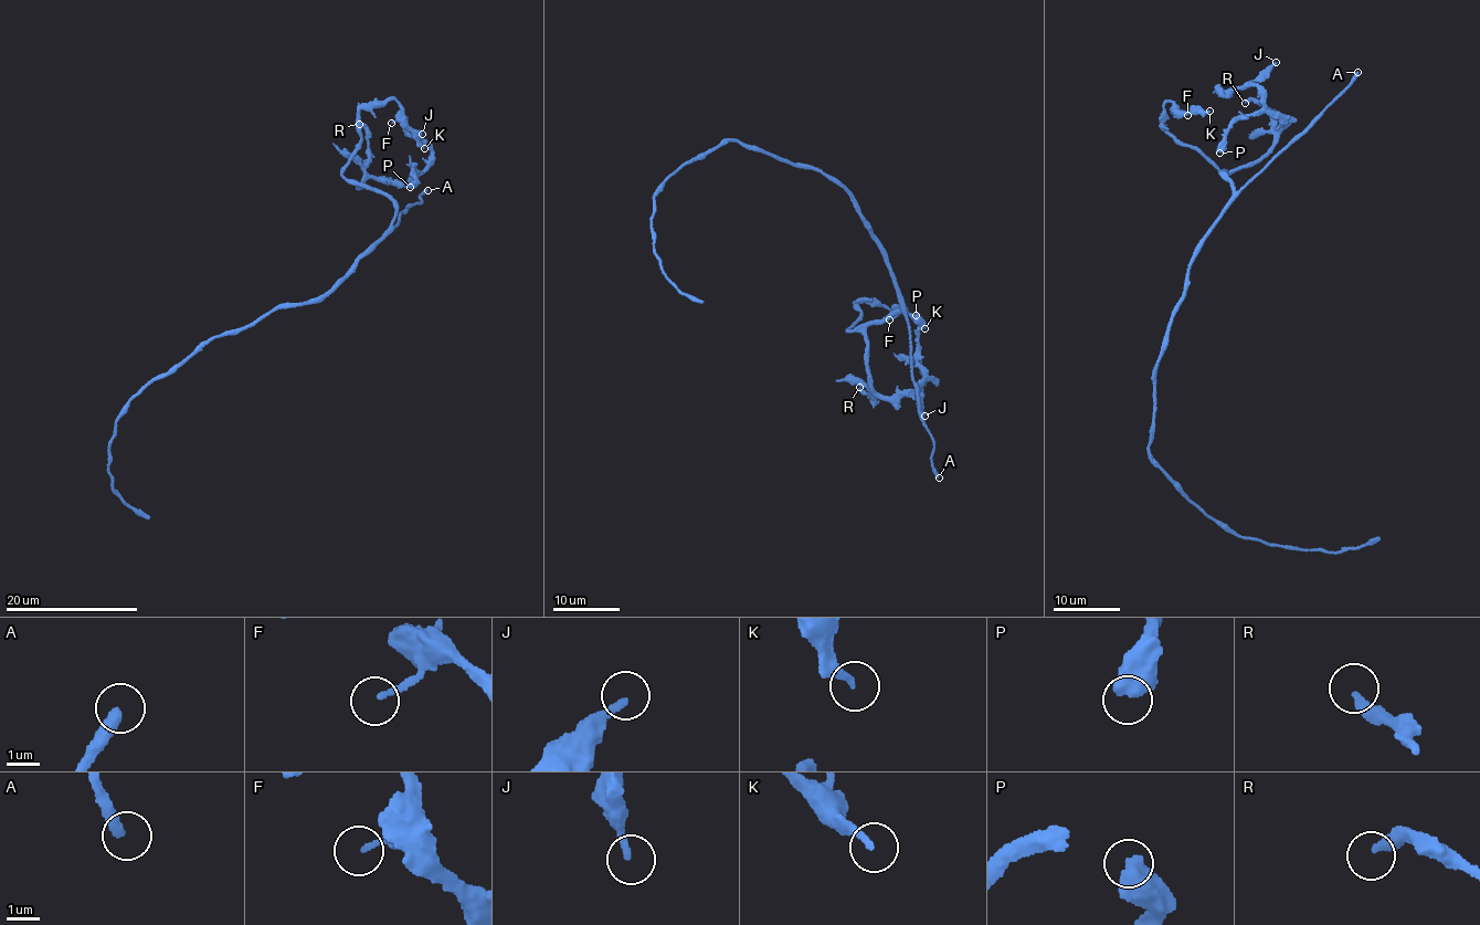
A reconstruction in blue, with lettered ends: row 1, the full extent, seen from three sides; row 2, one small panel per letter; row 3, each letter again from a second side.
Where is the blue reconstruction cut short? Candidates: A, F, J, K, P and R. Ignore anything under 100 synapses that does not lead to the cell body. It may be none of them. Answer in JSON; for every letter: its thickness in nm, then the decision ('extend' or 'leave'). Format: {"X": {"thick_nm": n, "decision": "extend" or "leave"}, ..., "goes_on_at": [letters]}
{"A": {"thick_nm": 340, "decision": "extend"}, "F": {"thick_nm": 140, "decision": "leave"}, "J": {"thick_nm": 220, "decision": "leave"}, "K": {"thick_nm": 240, "decision": "leave"}, "P": {"thick_nm": 650, "decision": "leave"}, "R": {"thick_nm": 340, "decision": "leave"}, "goes_on_at": ["A"]}

